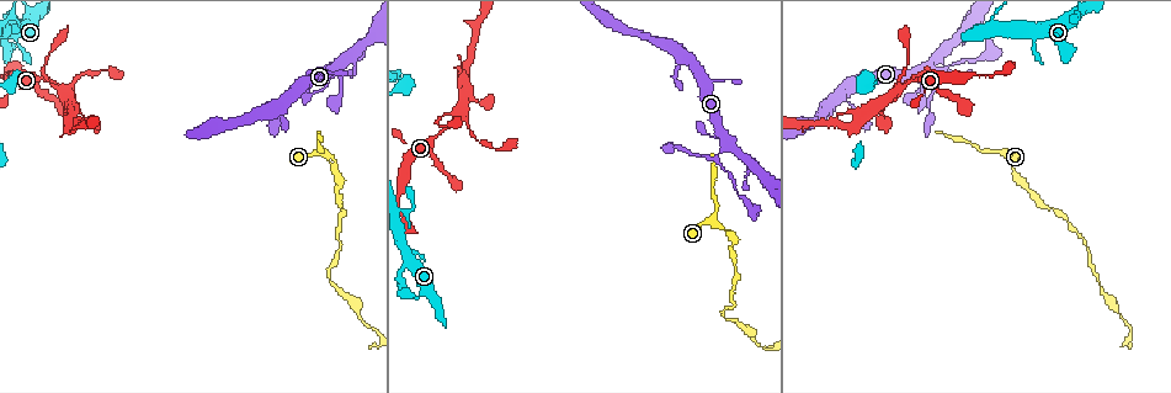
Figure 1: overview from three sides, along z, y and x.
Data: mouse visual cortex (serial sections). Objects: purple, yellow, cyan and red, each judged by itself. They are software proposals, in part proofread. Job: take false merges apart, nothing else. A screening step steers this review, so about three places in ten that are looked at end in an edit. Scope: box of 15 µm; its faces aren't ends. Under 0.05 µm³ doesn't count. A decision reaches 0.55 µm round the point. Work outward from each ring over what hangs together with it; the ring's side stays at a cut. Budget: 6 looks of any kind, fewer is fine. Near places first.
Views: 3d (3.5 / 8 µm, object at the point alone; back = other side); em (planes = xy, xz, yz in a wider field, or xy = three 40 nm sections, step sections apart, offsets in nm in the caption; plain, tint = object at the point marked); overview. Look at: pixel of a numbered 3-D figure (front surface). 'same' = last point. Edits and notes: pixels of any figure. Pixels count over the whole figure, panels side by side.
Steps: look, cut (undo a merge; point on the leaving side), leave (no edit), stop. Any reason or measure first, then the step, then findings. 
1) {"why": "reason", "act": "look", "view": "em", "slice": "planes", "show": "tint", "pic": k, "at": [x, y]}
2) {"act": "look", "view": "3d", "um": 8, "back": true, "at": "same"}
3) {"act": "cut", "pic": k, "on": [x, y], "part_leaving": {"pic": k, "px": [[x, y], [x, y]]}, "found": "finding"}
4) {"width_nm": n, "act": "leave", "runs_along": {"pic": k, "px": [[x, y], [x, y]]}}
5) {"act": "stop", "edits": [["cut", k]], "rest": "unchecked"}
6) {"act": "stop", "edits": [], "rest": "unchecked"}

{"why": "four arms meet", "act": "look", "view": "3d", "um": 3.5, "pic": 1, "at": [901, 88]}

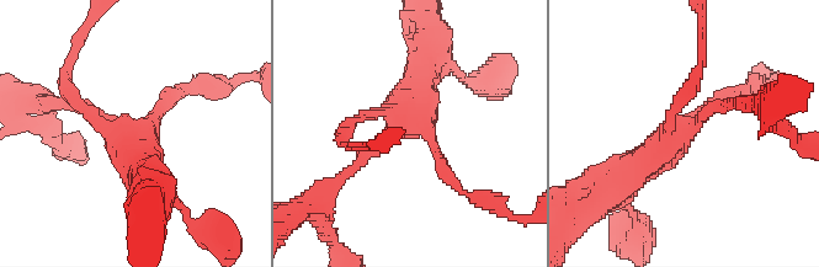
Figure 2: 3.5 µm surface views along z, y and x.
{"why": "now the EM", "act": "look", "view": "em", "slice": "xy", "step": 5, "show": "tint", "pic": 2, "at": [129, 136]}

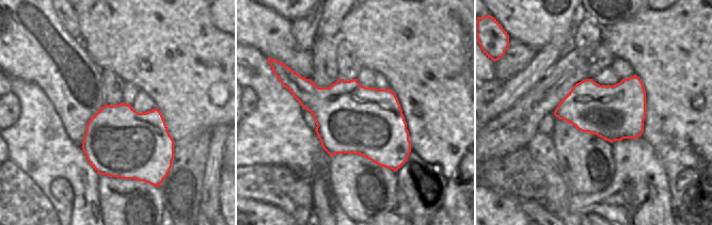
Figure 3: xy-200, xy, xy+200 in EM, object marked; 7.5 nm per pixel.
{"arm_widths_nm": [150, 150, 200, 450], "act": "leave", "runs_along": {"pic": 2, "px": [[727, 106], [617, 182]]}, "found": "one cell here"}

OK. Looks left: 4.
{"why": "sharp bend", "act": "look", "view": "em", "slice": "xy", "step": 2, "show": "tint", "pic": 1, "at": [408, 210]}

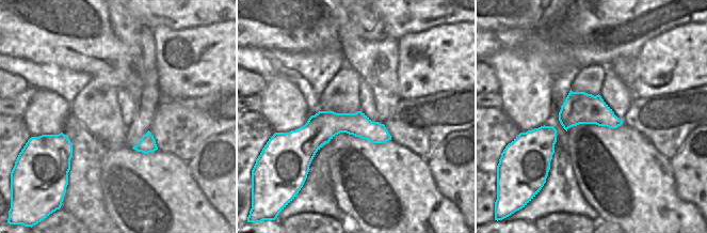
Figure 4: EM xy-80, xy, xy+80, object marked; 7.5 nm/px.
{"why": "wider look", "act": "look", "view": "3d", "um": 3.5, "at": "same"}

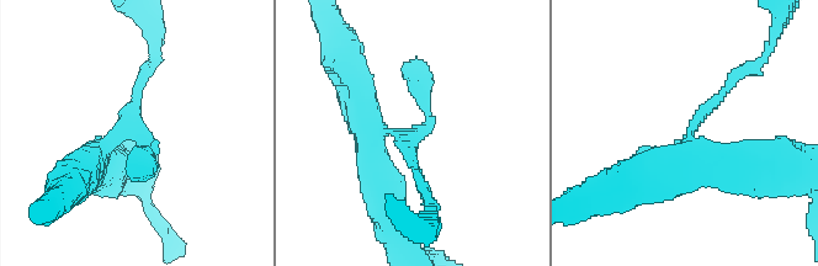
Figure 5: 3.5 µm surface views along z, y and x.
{"act": "leave", "runs_along": {"pic": 5, "px": [[372, 164], [376, 132], [429, 123], [414, 73]]}, "found": "continuous, no second cell"}

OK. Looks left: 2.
{"why": "three arms meet", "act": "look", "view": "3d", "um": 8, "pic": 1, "at": [719, 159]}

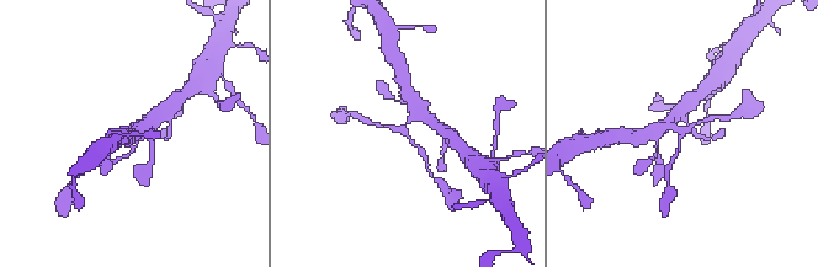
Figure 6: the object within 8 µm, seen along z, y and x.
{"why": "shape alone is not enough", "act": "look", "view": "em", "slice": "xy", "step": 3, "show": "tint", "pic": 6, "at": [686, 129]}

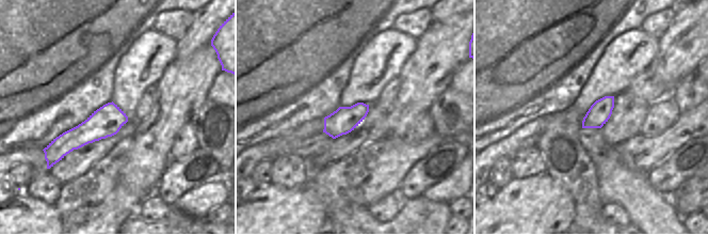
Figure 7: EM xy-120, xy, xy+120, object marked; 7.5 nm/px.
{"act": "cut", "pic": 6, "on": [421, 151], "part_leaving": {"pic": 6, "px": [[404, 126], [426, 164]]}, "found": "a second cell is stuck on"}

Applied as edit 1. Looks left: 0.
{"act": "stop", "edits": [["cut", 6]], "rest": "unchecked"}

